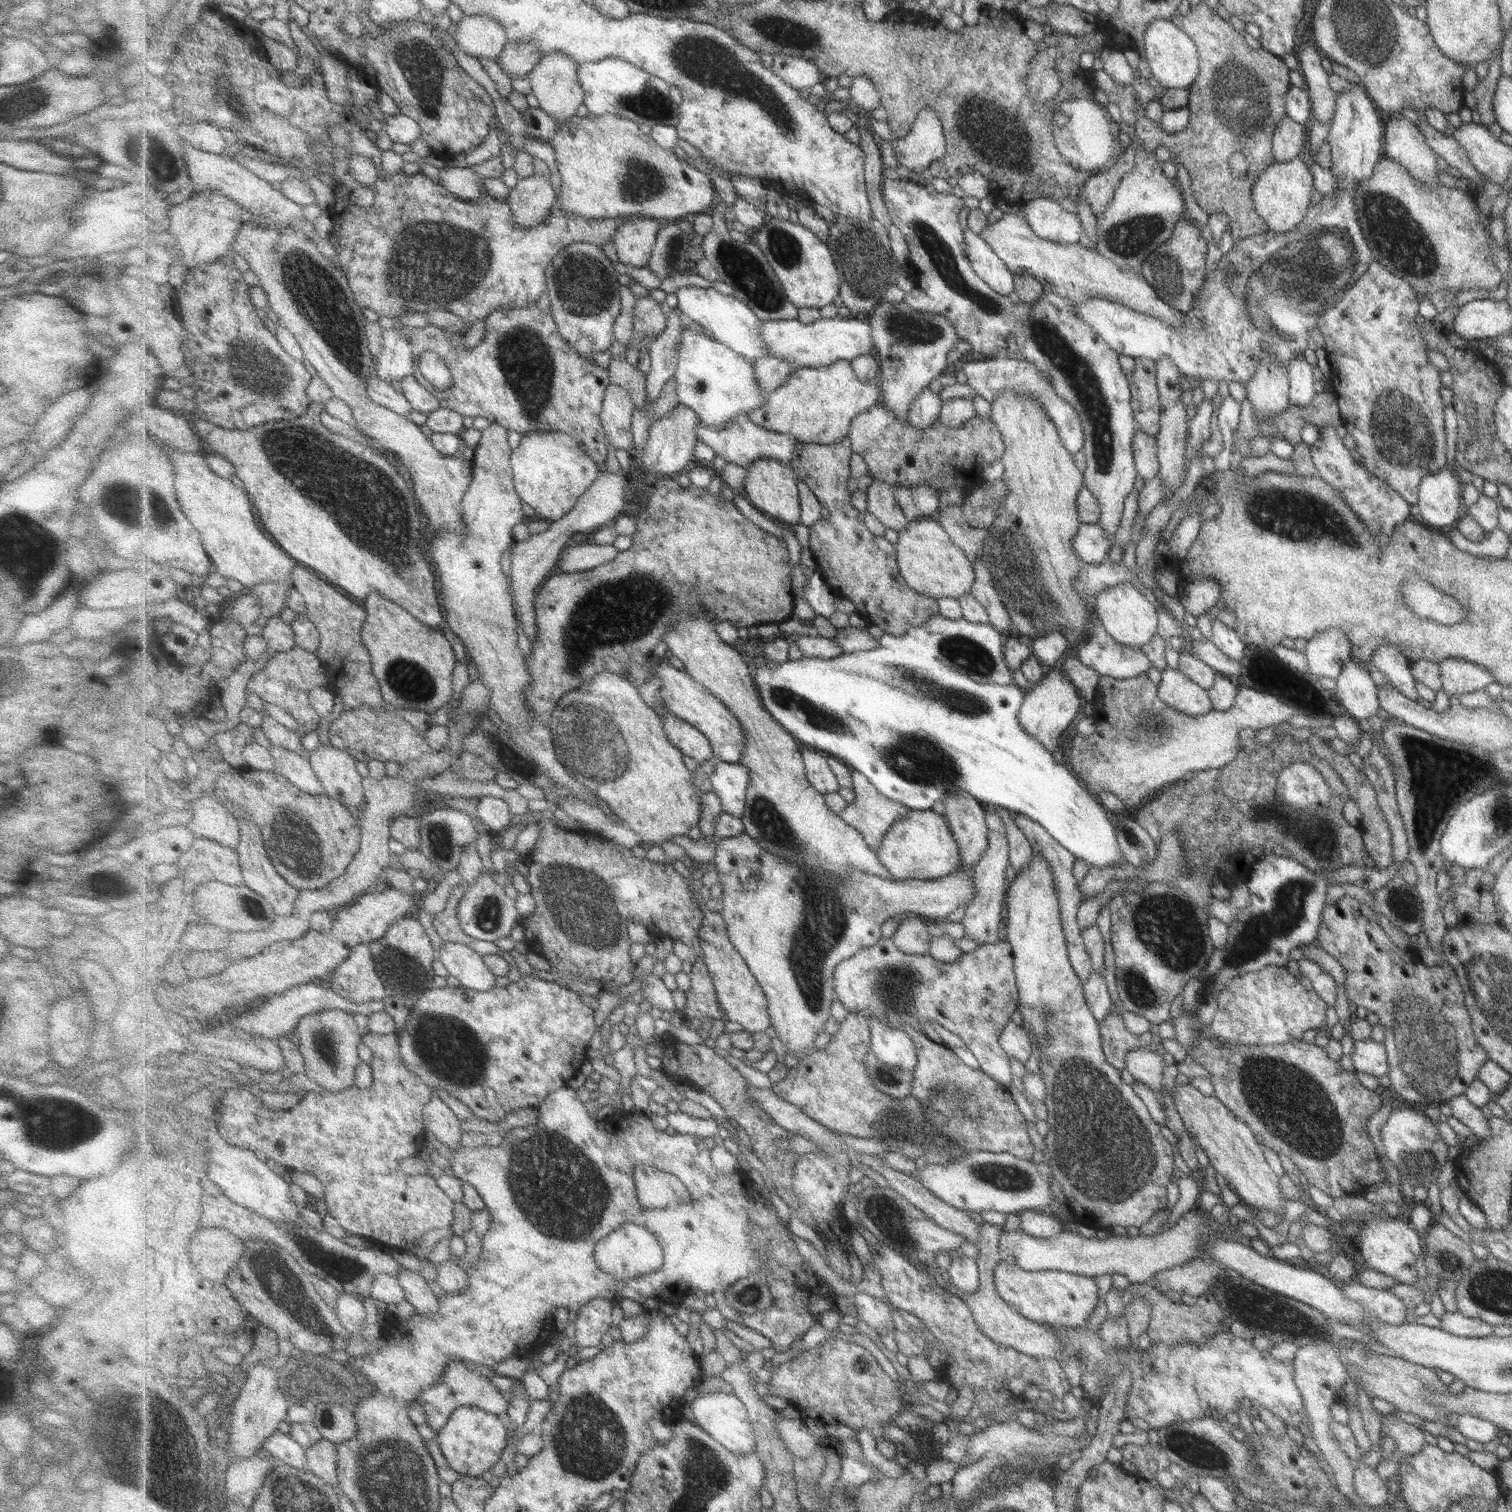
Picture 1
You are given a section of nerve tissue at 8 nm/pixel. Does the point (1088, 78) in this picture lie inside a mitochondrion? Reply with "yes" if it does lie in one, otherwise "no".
no

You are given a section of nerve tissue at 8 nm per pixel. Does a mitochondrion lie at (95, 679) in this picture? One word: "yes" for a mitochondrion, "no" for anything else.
no

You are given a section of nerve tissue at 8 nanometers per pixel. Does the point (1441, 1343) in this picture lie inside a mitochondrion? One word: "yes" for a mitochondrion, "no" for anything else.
no

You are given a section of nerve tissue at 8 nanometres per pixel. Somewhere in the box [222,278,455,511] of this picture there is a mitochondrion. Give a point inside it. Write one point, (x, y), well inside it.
(260, 373)

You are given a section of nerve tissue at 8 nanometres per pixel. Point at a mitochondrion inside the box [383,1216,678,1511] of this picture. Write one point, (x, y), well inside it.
(592, 1441)

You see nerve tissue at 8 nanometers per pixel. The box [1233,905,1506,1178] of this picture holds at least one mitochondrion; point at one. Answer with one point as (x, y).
(1427, 1046)

